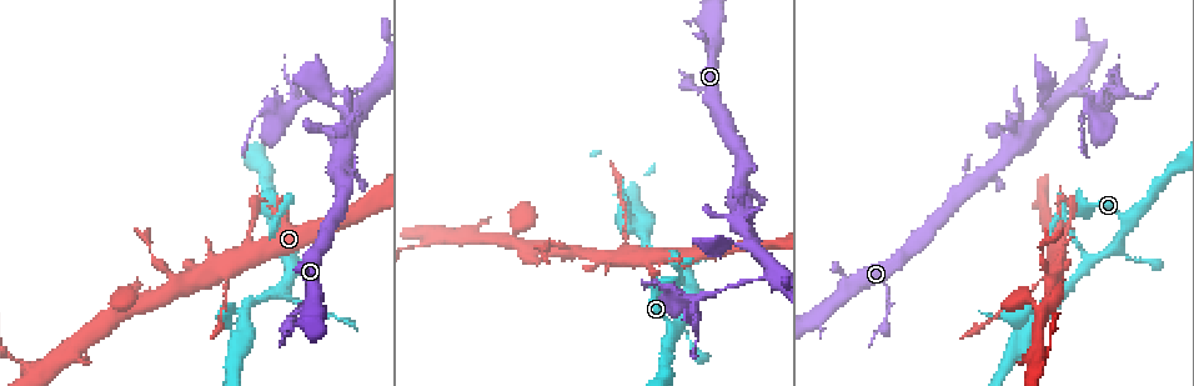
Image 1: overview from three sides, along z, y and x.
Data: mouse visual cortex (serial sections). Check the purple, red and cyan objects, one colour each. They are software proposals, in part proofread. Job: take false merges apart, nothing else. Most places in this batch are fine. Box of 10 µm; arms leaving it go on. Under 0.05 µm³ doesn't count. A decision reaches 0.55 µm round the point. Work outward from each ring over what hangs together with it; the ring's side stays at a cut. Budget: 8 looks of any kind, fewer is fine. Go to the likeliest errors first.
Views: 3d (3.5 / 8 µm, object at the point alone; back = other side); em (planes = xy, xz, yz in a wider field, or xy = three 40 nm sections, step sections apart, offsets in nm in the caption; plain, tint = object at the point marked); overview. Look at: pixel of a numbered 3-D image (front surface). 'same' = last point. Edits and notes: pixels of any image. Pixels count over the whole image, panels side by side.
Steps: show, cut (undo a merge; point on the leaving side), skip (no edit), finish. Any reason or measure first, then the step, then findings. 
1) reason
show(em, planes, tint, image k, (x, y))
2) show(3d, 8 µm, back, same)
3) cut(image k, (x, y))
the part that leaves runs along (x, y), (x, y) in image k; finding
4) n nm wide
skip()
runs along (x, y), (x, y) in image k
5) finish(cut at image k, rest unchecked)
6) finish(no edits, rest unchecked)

three arms meet
show(3d, 3.5 µm, image 1, (38, 368))

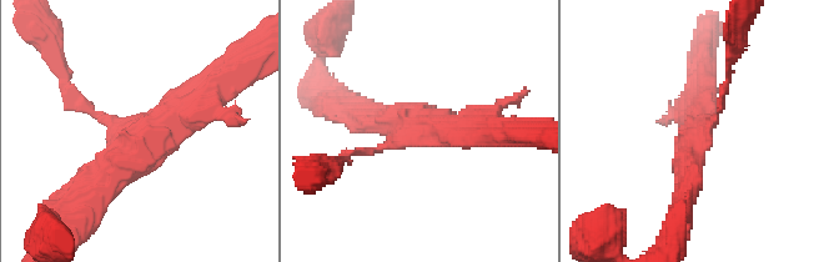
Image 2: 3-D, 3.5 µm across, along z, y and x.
3 arms; arms of 100, 300, 350 nm
show(em, xy, step 2, tint, image 2, (423, 127))

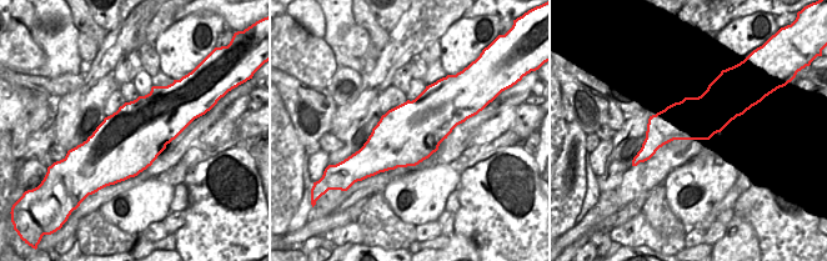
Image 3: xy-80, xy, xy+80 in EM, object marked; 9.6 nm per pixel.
show(em, xy, step 1, tint, same)

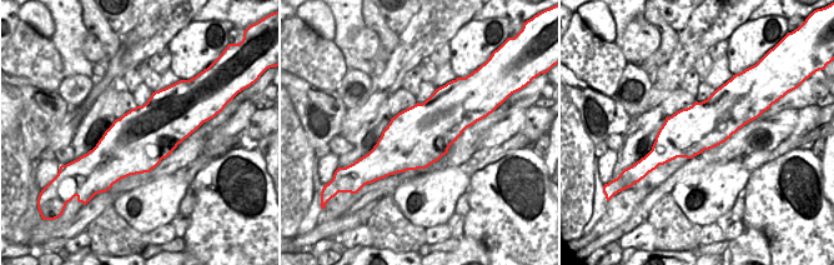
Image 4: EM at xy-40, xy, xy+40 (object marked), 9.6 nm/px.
600 nm wide
skip()
runs along (216, 84), (86, 180) in image 2; all the same cell

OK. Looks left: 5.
branch point
show(3d, 3.5 µm, image 1, (281, 283))

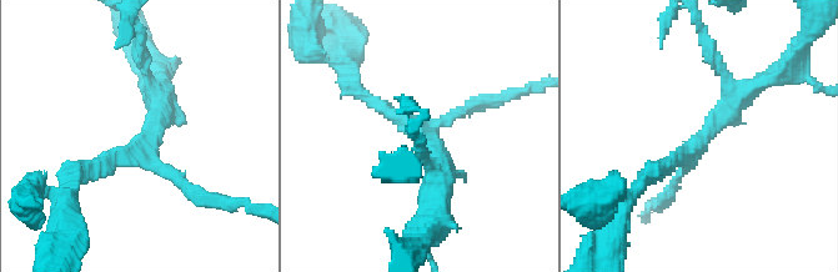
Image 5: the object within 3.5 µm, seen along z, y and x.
now the EM
show(em, xy, step 5, tint, image 5, (699, 140))

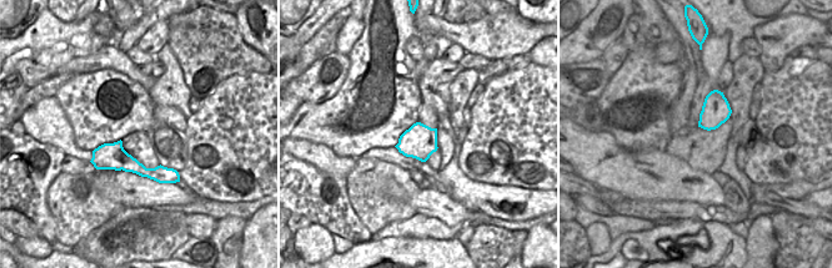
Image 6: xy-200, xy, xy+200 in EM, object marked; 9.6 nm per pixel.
skip()
runs along (757, 84), (690, 152), (652, 176) in image 5; one cell here

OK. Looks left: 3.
thick turns thin
show(3d, 3.5 µm, image 1, (1073, 88))

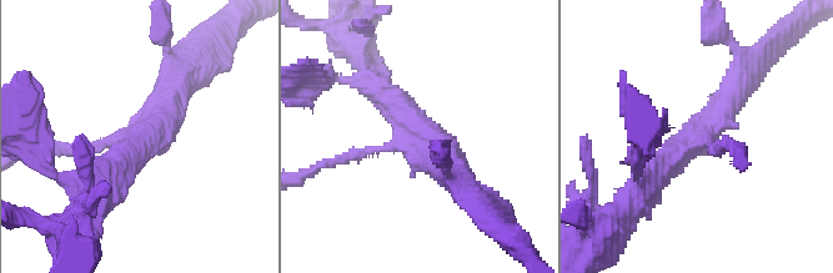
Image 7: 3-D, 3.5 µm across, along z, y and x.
show(em, xy, step 5, tint, image 7, (697, 142))

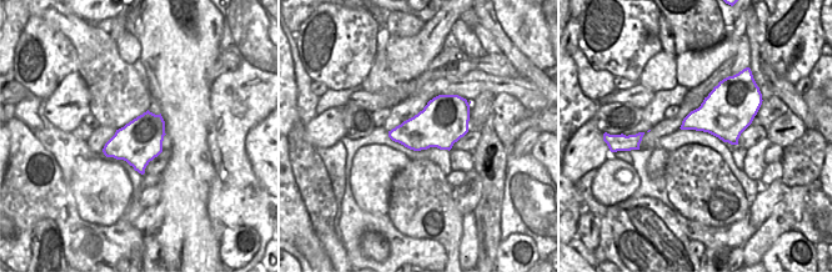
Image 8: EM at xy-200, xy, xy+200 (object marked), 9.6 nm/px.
460 nm wide
skip()
runs along (372, 84), (415, 131), (330, 163) in image 7; all the same cell

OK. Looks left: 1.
finish(no edits, rest unchecked)

